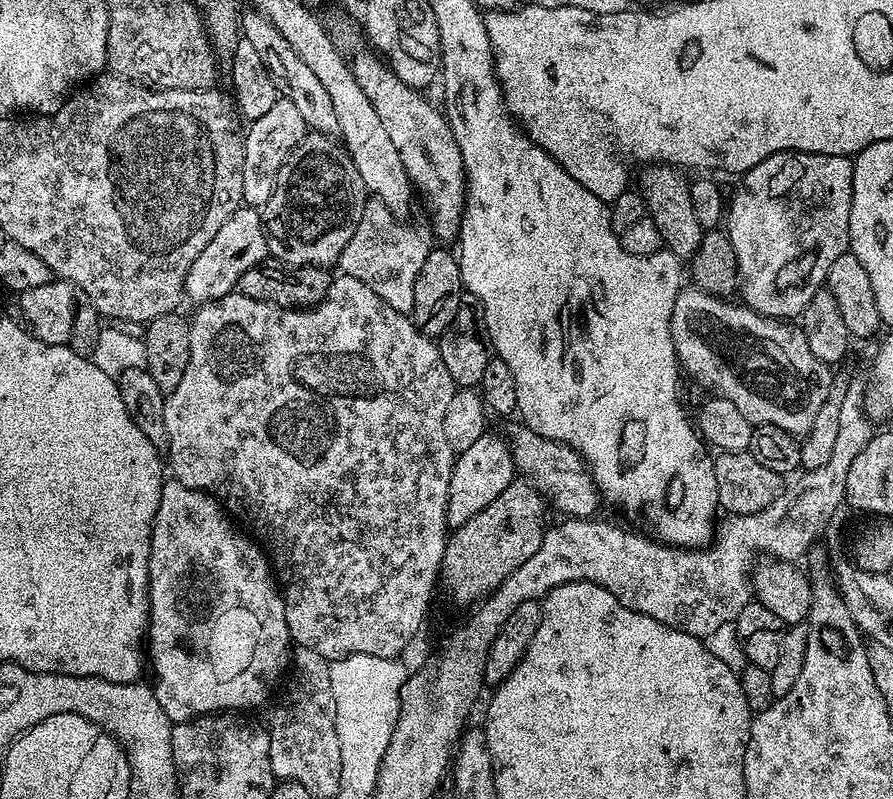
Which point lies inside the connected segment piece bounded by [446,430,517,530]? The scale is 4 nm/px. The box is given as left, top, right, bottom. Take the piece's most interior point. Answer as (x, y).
(481, 472)

